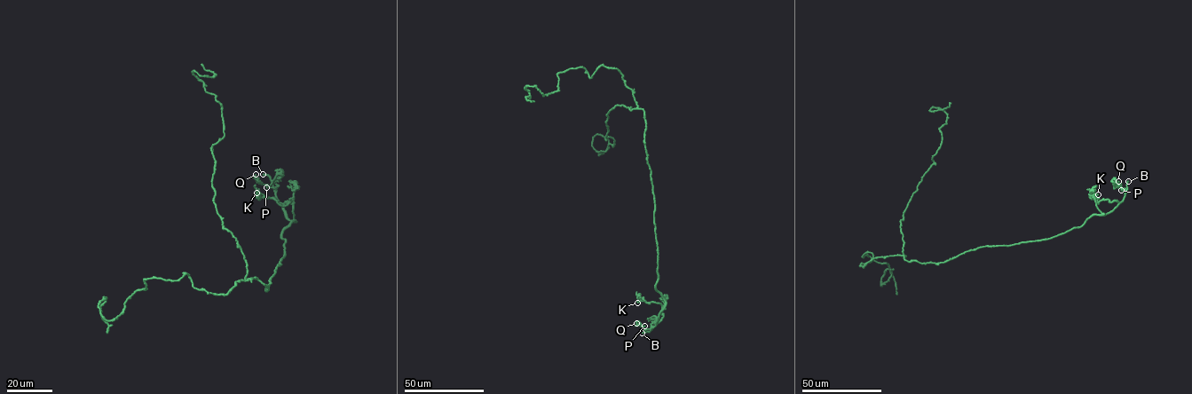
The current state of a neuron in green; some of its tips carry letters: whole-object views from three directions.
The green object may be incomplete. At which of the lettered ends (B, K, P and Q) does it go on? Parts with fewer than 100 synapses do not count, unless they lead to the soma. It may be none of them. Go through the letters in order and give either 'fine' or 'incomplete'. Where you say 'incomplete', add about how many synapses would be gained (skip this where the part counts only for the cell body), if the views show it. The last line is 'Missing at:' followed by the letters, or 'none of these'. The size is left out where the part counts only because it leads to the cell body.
B: incomplete
K: fine
P: fine
Q: fine
Missing at: B

